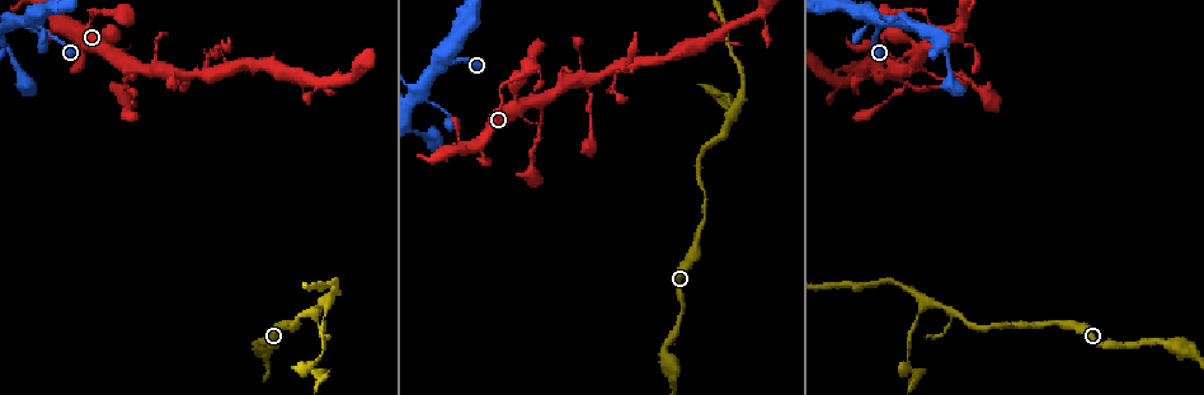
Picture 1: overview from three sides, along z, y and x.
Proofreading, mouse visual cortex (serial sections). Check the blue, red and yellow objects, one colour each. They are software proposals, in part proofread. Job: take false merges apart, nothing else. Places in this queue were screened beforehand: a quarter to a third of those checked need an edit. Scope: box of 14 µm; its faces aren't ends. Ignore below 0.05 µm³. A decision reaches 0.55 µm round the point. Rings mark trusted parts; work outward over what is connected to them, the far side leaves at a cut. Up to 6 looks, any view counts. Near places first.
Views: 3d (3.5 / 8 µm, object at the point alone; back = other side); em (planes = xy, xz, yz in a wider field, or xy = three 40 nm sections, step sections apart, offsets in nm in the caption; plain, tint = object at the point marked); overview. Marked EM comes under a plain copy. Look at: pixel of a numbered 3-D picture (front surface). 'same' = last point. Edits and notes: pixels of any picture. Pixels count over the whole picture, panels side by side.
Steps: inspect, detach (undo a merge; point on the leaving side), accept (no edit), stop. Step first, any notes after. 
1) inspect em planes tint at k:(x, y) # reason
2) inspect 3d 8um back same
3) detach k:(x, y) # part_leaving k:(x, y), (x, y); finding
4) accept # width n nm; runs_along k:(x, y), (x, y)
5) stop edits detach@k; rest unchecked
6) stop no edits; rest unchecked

inspect 3d 3.5um at 1:(539, 103) # thin arm on a thick one

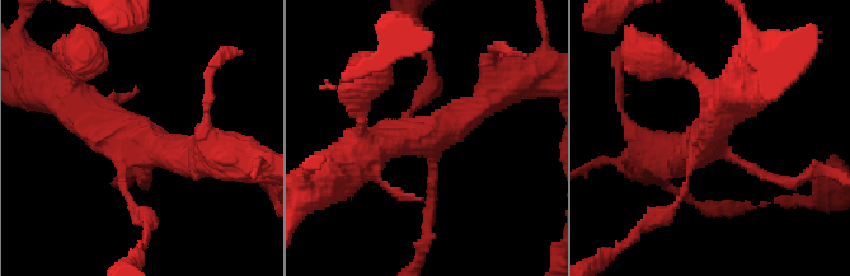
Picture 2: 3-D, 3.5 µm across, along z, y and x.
inspect em xy step 5 tint at 2:(145, 142) # arms 4; arm_widths 100, 150, 400, 450 nm

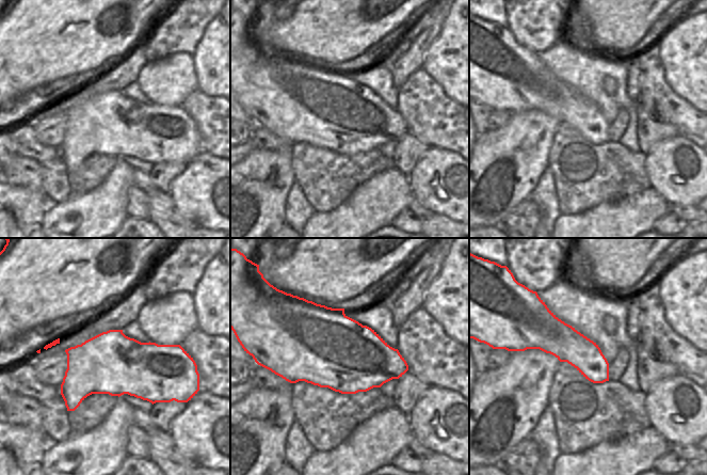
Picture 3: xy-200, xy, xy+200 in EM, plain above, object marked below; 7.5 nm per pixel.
accept # runs_along 2:(360, 157), (437, 134), (496, 88); continuous, no second cell

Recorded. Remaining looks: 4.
inspect 3d 3.5um at 1:(418, 94) # looks like a crossing

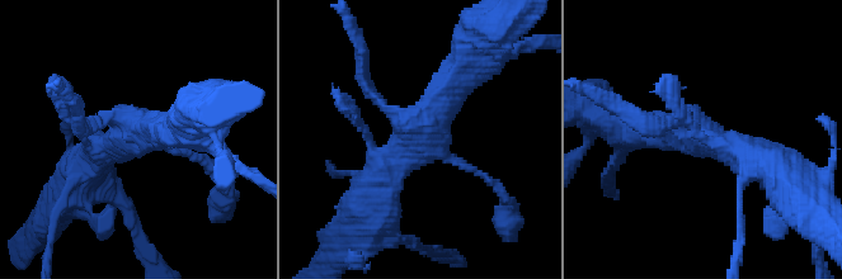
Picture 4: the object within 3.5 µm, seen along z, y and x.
inspect em xy step 2 tint at 4:(706, 132)

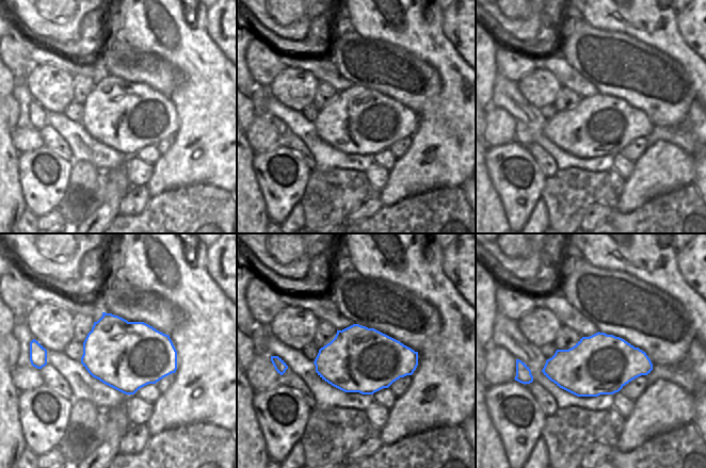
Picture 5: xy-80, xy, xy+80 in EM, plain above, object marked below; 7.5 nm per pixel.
detach 4:(365, 83) # border 5:(128, 322), (92, 329); two cells meet here

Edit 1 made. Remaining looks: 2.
inspect 3d 3.5um at 1:(923, 305) # a fork

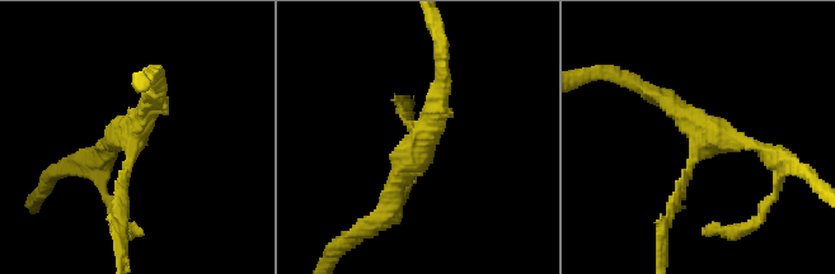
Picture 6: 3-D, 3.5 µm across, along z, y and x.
inspect em xy step 2 tint at 6:(130, 134) # now the EM

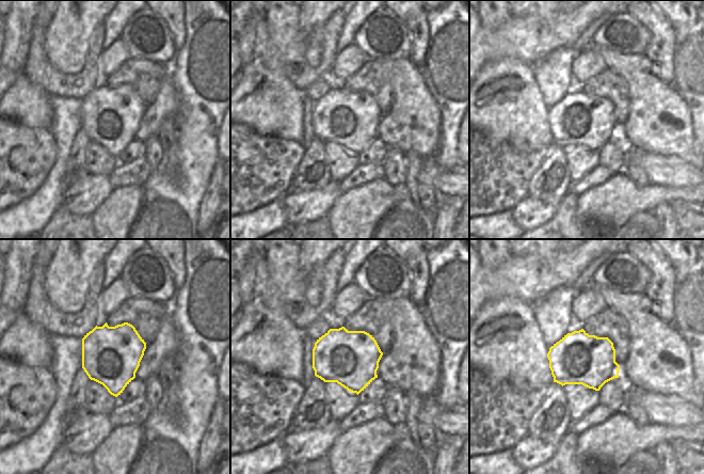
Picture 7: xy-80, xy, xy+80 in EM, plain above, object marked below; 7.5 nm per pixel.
accept # arm_widths 100, 200, 200 nm; runs_along 6:(774, 157), (707, 133), (644, 90); all the same cell

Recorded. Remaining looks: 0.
stop edits detach@4; rest unchecked

